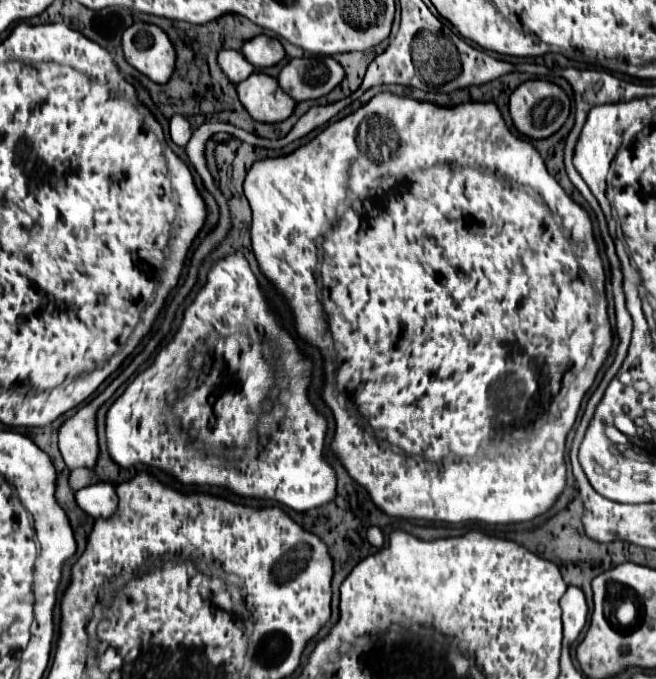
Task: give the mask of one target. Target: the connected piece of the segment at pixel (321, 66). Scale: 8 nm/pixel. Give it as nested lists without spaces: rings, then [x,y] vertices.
[[[309,56],[289,60],[277,82],[295,102],[315,100],[329,94],[341,80],[345,72],[343,68],[329,56]]]

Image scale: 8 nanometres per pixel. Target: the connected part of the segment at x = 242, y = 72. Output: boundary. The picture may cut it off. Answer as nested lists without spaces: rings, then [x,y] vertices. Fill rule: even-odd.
[[[221,50],[219,56],[217,56],[217,64],[219,64],[221,72],[225,72],[229,82],[233,82],[233,84],[239,84],[241,80],[245,80],[255,70],[243,58],[243,54],[237,52],[237,50]]]

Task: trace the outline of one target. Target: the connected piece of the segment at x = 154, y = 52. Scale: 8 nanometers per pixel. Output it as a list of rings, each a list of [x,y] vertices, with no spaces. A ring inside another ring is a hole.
[[[133,22],[121,38],[125,60],[157,84],[165,84],[173,74],[175,48],[167,34],[145,22]]]

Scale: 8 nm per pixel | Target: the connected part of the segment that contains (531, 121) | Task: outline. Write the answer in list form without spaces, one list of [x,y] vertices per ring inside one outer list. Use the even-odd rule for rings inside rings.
[[[527,80],[521,86],[517,86],[509,98],[509,114],[513,118],[513,126],[517,128],[519,134],[531,140],[549,138],[551,134],[555,134],[565,124],[569,110],[571,110],[569,96],[557,84],[551,84],[547,80]]]

